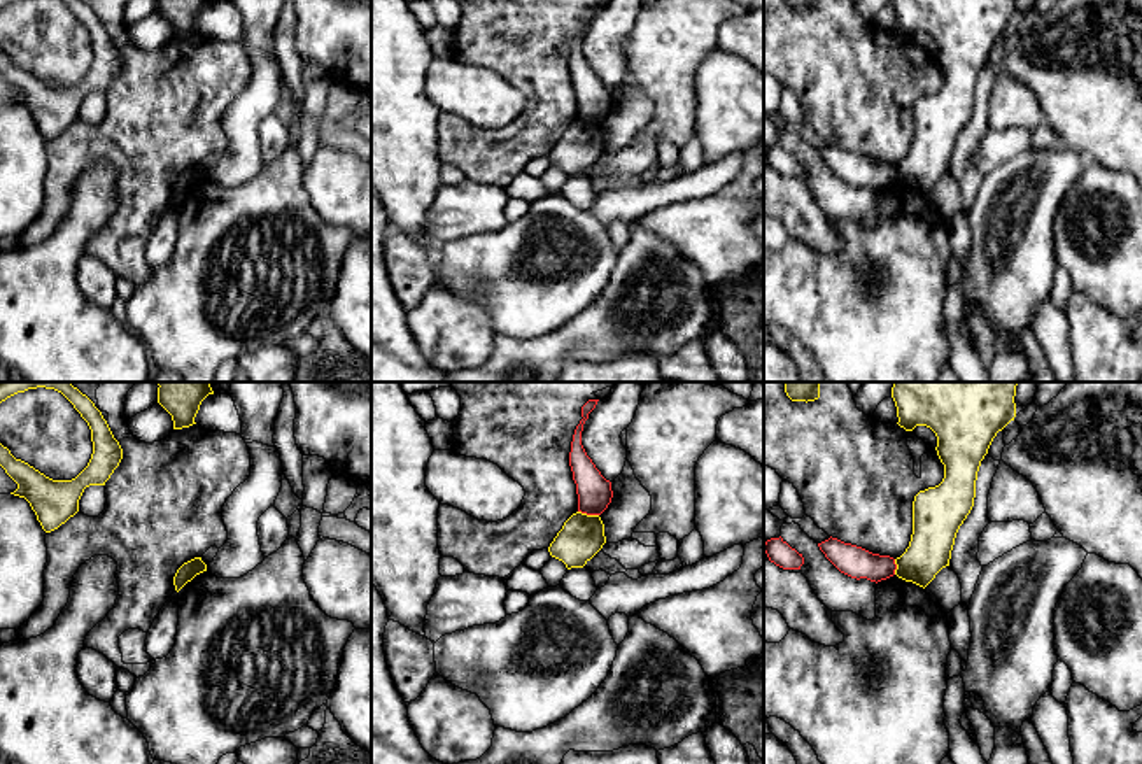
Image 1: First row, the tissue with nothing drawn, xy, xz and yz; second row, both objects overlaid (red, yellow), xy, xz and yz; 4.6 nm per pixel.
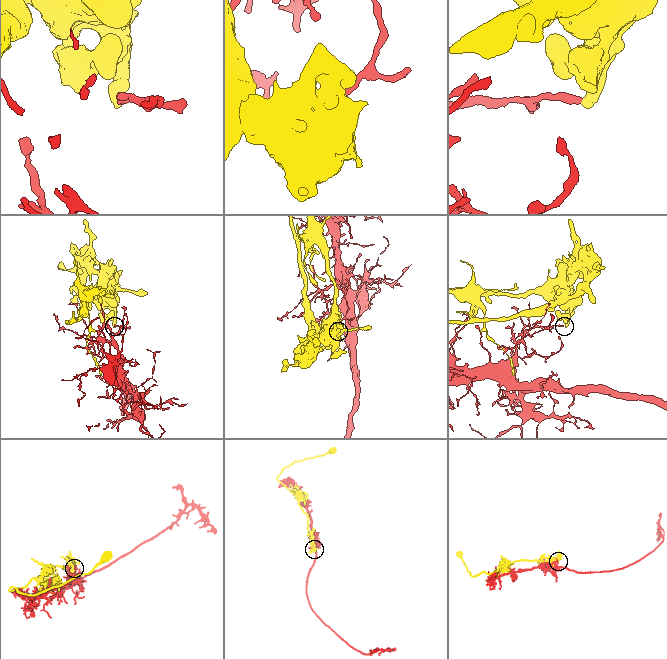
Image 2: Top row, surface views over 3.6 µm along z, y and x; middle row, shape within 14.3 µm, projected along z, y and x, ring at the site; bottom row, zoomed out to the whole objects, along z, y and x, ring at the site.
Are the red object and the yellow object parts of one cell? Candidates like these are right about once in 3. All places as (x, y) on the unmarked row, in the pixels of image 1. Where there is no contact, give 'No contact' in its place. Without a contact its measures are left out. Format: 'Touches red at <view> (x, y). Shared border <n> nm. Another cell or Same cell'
Touches red at xz (589, 121). Shared border 100 nm. Another cell

